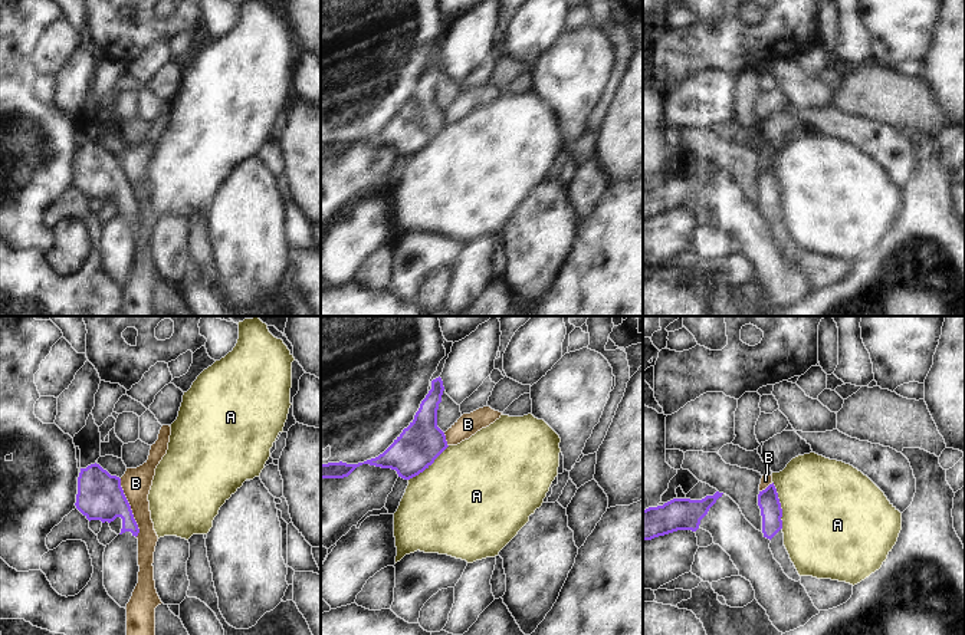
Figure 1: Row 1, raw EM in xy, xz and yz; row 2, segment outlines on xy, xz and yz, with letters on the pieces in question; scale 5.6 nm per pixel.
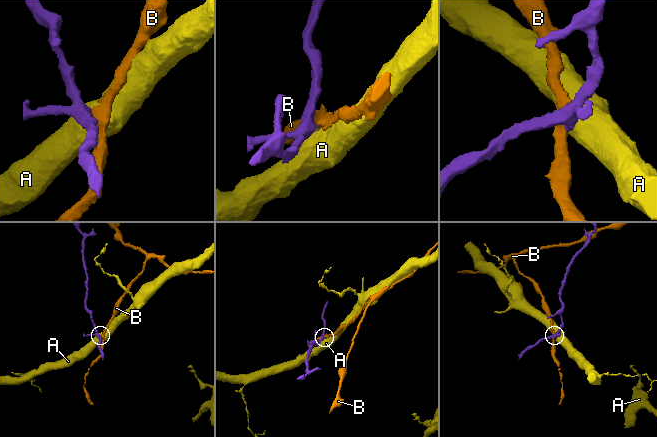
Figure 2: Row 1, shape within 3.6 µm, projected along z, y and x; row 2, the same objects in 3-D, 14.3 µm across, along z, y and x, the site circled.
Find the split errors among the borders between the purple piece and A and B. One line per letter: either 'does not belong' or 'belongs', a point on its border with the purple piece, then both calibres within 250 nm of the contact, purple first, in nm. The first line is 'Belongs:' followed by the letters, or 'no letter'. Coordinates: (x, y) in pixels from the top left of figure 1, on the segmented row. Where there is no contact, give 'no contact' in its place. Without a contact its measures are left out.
Belongs: no letter
A: does not belong; contact yz (780, 504); calibres 120 and 480 nm
B: does not belong; contact xy (130, 507); calibres 260 and 160 nm

